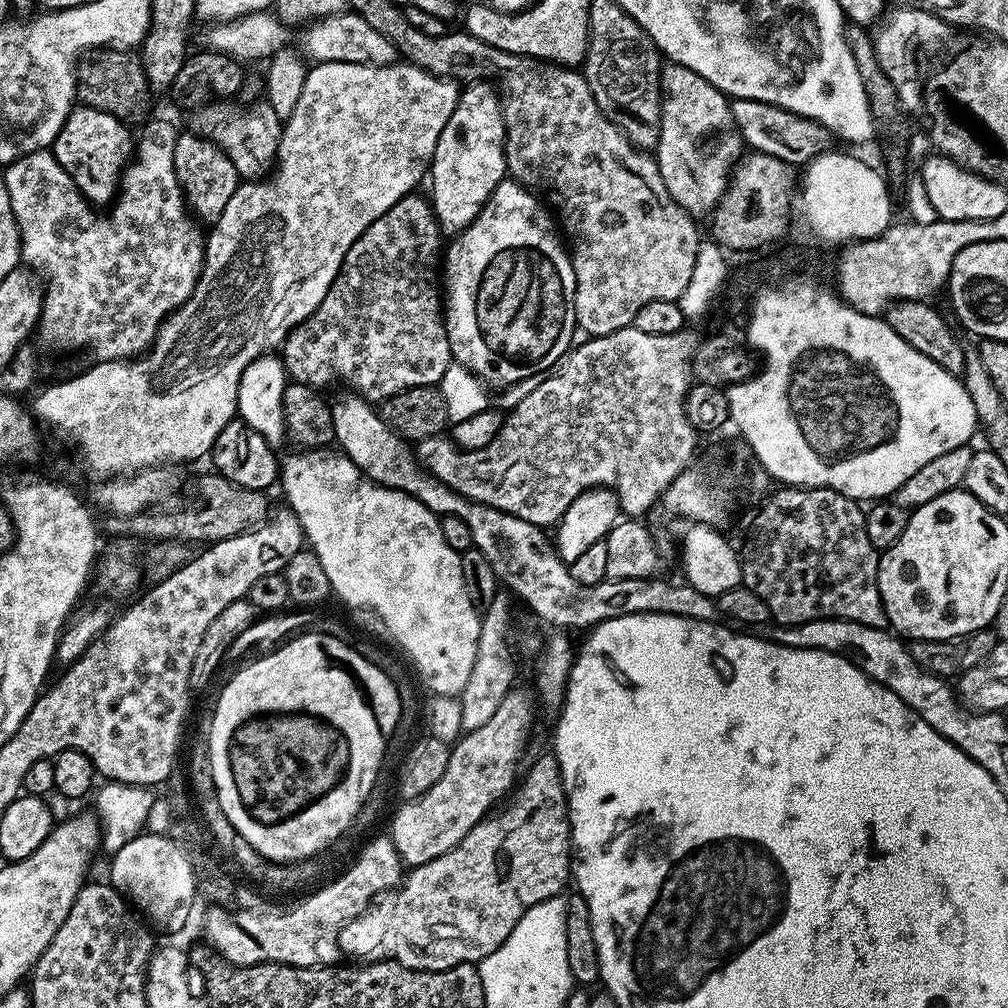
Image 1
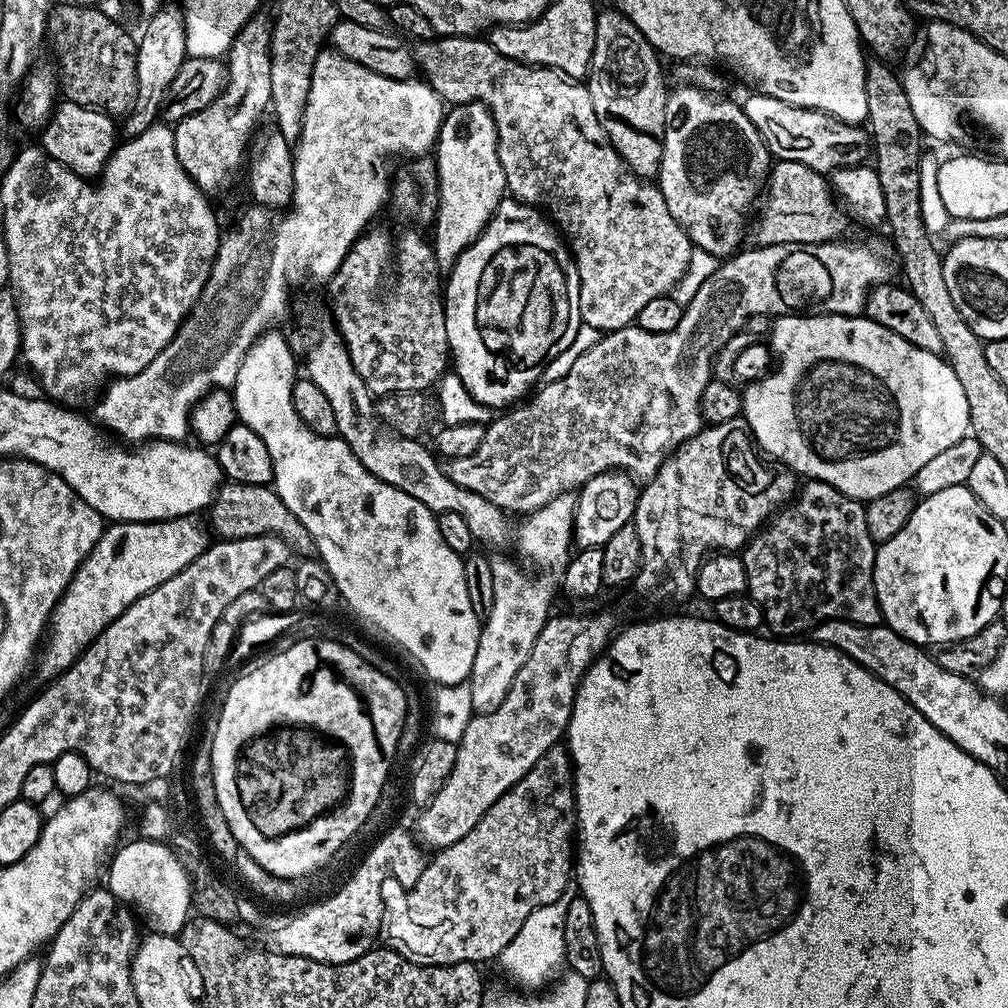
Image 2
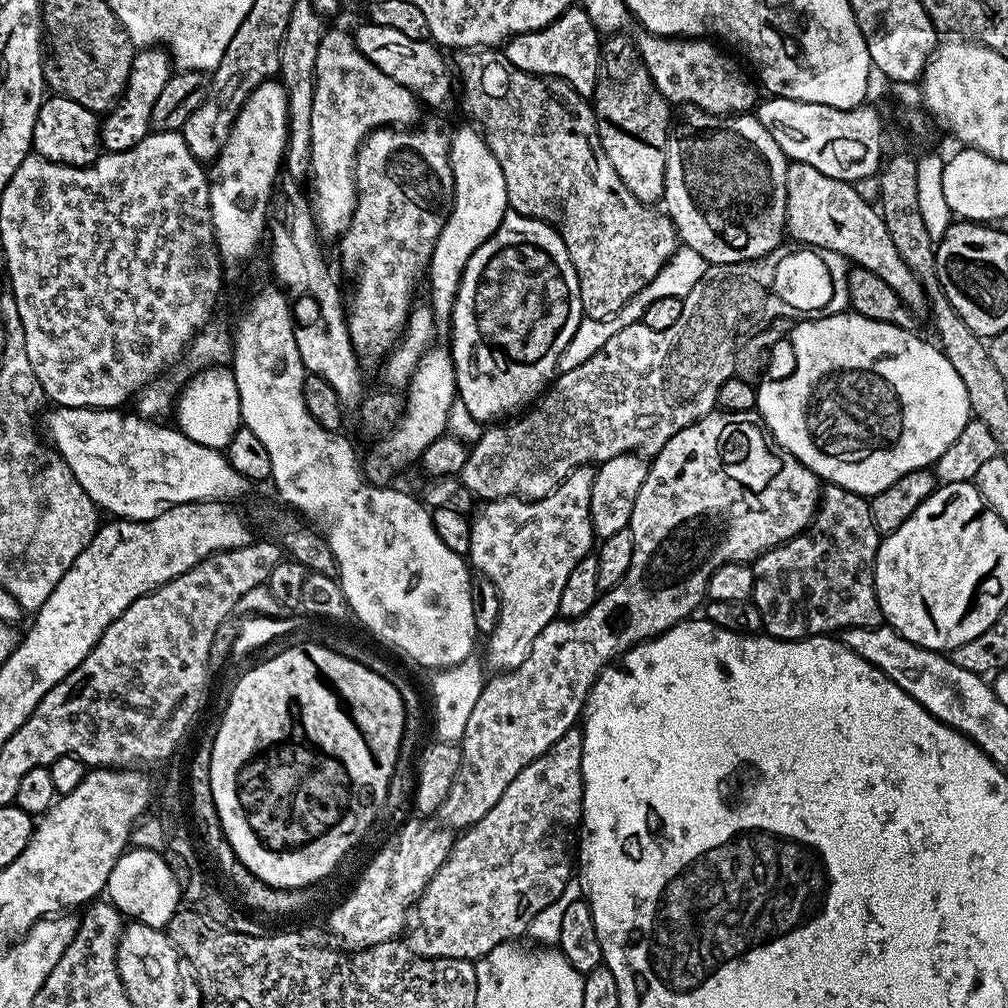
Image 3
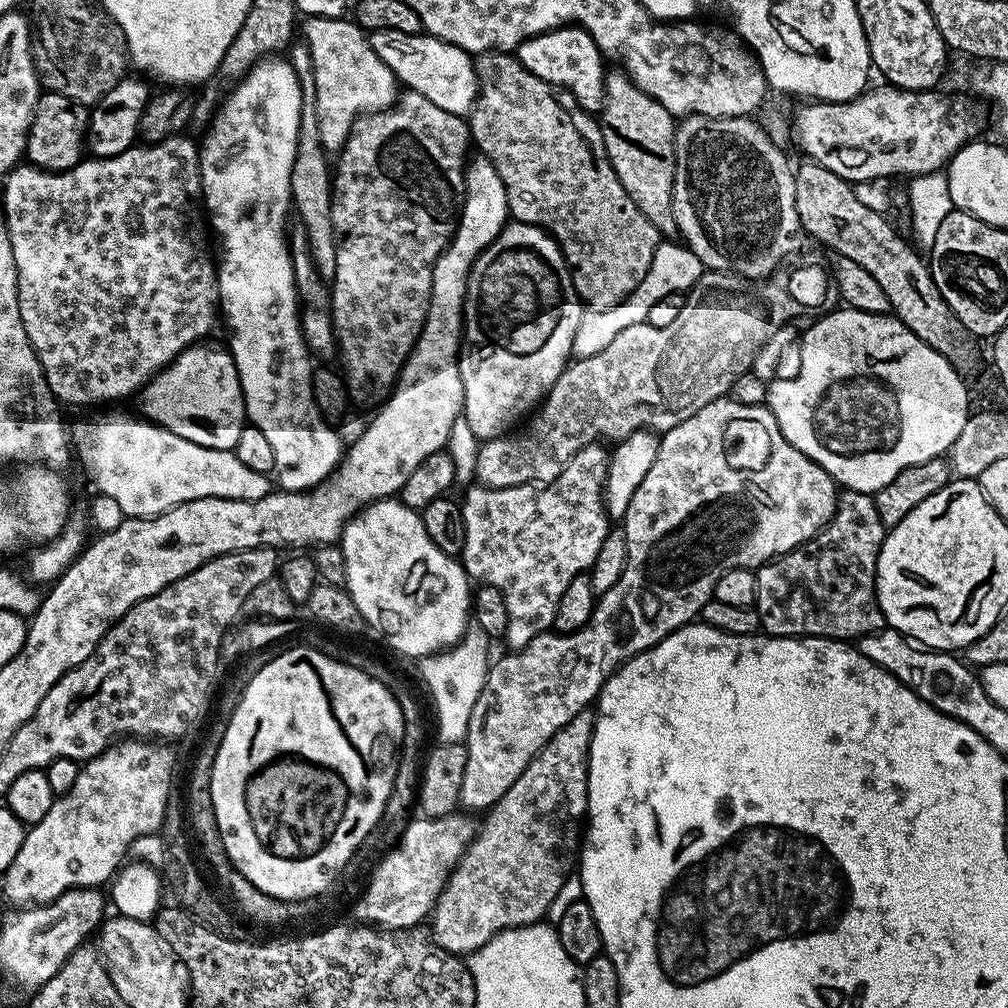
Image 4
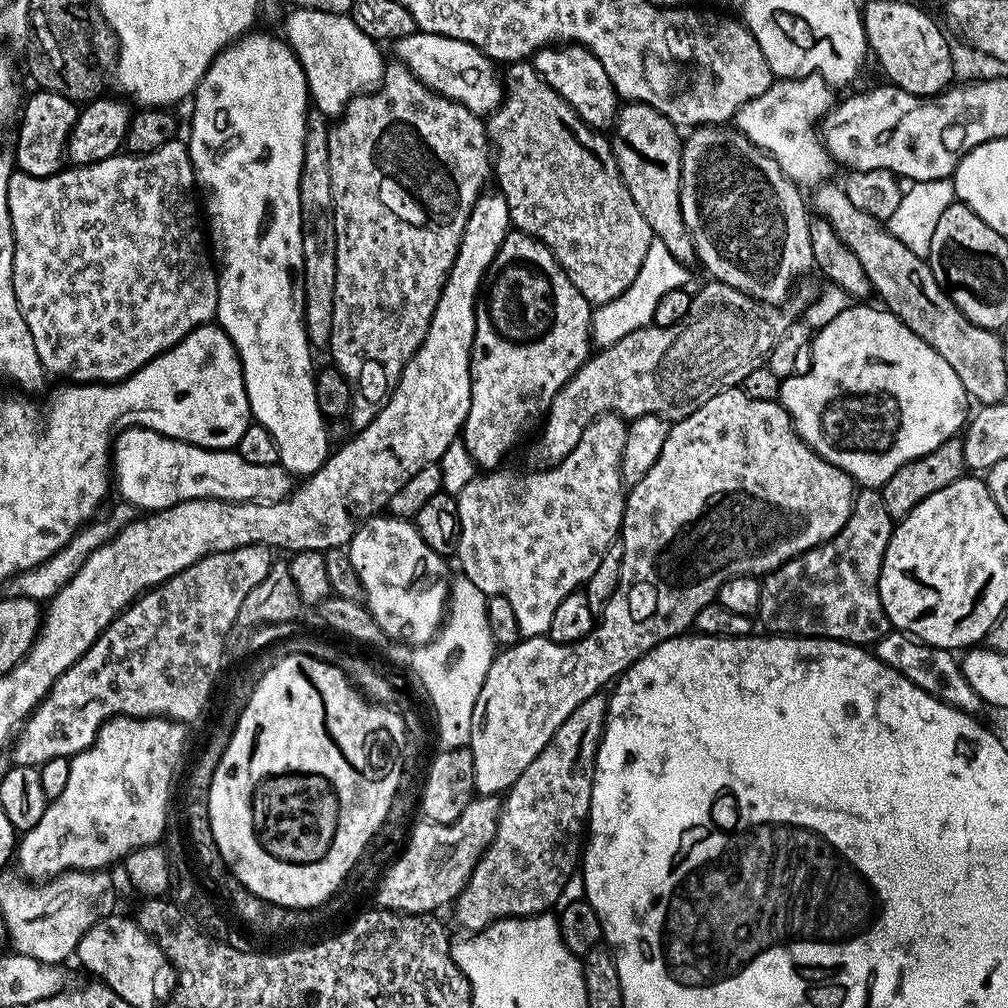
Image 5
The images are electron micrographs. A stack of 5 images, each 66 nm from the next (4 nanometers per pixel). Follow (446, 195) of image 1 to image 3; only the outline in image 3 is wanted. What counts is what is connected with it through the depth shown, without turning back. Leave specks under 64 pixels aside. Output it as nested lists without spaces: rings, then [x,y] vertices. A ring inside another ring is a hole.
[[[467,126],[453,131],[450,136],[450,162],[452,163],[452,212],[446,218],[446,226],[442,226],[442,234],[438,234],[438,242],[434,246],[432,256],[428,260],[426,284],[432,287],[430,307],[437,325],[447,325],[452,318],[454,302],[458,294],[458,286],[462,282],[462,274],[466,270],[466,262],[500,228],[505,212],[509,211],[506,194],[506,178],[502,178],[502,166],[498,166],[498,158],[490,154],[490,146],[486,146],[484,135],[479,128]]]

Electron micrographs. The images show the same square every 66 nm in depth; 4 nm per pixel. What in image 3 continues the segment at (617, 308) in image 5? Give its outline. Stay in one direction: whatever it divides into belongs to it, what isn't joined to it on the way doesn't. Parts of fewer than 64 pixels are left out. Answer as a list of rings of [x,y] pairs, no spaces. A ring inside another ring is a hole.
[[[683,246],[677,247],[676,253],[664,263],[662,270],[658,270],[655,278],[629,304],[622,306],[622,310],[616,315],[609,316],[607,320],[581,319],[578,330],[574,330],[574,338],[570,338],[570,342],[566,342],[566,350],[562,350],[562,354],[558,358],[557,369],[560,372],[569,372],[574,370],[574,366],[582,366],[582,362],[586,362],[586,358],[594,358],[594,354],[598,350],[602,350],[602,346],[606,346],[606,342],[610,342],[610,338],[614,338],[614,334],[618,334],[618,330],[637,323],[643,317],[646,306],[650,306],[650,302],[654,302],[658,298],[688,296],[690,290],[694,290],[694,285],[698,283],[698,278],[702,278],[705,267],[706,261],[702,258],[702,254],[698,254],[698,250],[690,250]]]

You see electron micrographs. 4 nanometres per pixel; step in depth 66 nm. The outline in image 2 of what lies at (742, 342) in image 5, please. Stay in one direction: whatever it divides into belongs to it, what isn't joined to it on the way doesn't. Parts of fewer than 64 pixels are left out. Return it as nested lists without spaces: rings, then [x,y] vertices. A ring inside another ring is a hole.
[[[761,244],[751,247],[748,249],[745,247],[743,250],[727,257],[723,263],[716,267],[714,274],[710,274],[710,278],[706,278],[706,282],[702,282],[702,286],[698,288],[698,294],[694,294],[692,301],[684,305],[682,322],[678,322],[678,326],[674,326],[674,330],[670,330],[666,334],[650,334],[641,328],[629,326],[620,328],[616,332],[601,335],[600,341],[594,346],[590,346],[590,350],[586,350],[586,354],[582,354],[577,358],[574,366],[570,366],[570,370],[565,376],[549,384],[537,387],[534,394],[529,395],[523,402],[517,403],[511,410],[497,415],[500,417],[492,425],[489,423],[485,427],[482,446],[478,446],[478,450],[474,450],[474,454],[470,454],[470,458],[456,458],[447,461],[446,471],[448,477],[454,482],[458,482],[458,486],[466,486],[466,490],[474,490],[474,494],[482,494],[482,498],[494,502],[494,506],[505,509],[512,514],[515,514],[515,512],[527,514],[546,506],[548,502],[558,498],[564,492],[579,489],[590,478],[594,478],[603,472],[619,470],[627,472],[633,478],[641,478],[640,476],[651,478],[655,476],[656,471],[664,465],[665,460],[672,455],[675,449],[686,443],[691,436],[696,436],[700,432],[702,427],[700,418],[702,392],[706,390],[706,386],[714,378],[714,361],[719,349],[732,336],[745,331],[746,325],[744,323],[747,320],[754,319],[755,316],[772,315],[772,318],[779,318],[796,312],[792,307],[792,300],[788,300],[788,292],[784,292],[784,284],[780,284],[780,276],[776,276],[776,264],[784,264],[784,260],[788,260],[788,256],[796,256],[800,248],[792,251],[792,244]]]

